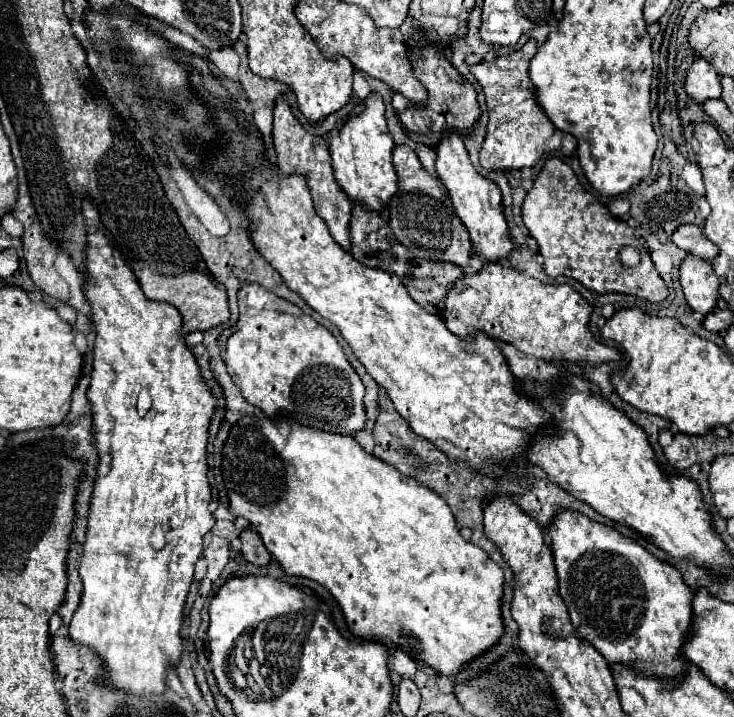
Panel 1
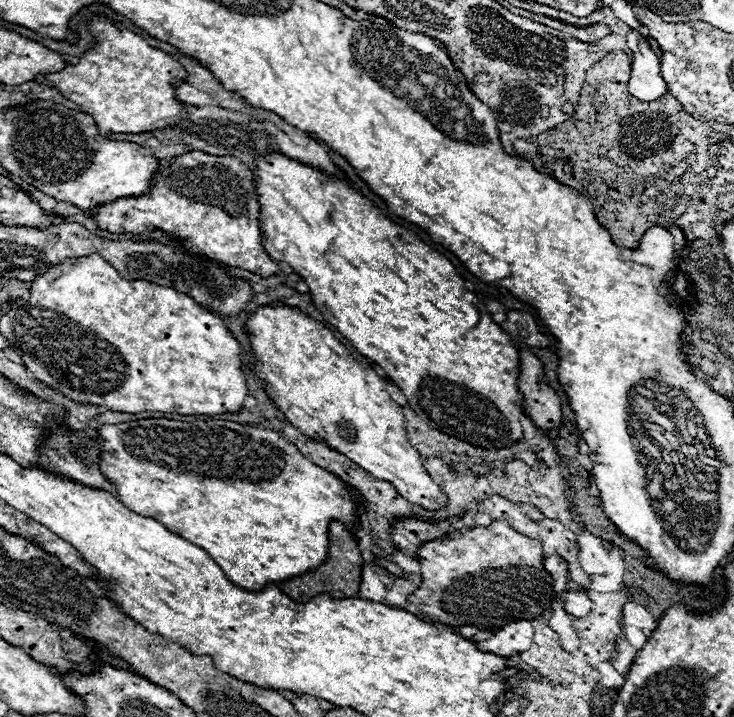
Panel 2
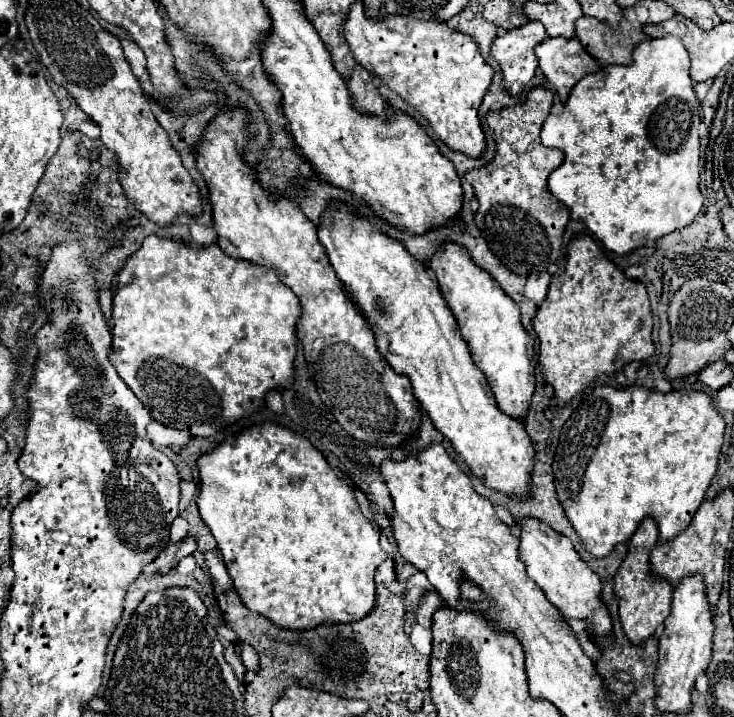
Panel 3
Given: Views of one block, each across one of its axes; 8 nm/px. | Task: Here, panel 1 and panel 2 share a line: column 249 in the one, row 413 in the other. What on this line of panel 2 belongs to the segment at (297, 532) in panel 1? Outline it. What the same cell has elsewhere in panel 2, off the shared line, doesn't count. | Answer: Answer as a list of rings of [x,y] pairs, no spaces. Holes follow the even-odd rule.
[[[270,152],[268,156],[256,156],[256,170],[254,170],[254,184],[256,184],[256,192],[258,192],[258,202],[260,202],[260,230],[262,230],[262,244],[264,250],[280,262],[286,262],[294,272],[298,272],[306,286],[308,292],[312,296],[312,304],[316,306],[316,310],[320,310],[320,314],[324,316],[326,322],[330,322],[332,326],[336,326],[336,330],[348,338],[352,342],[352,346],[366,358],[370,358],[372,362],[376,362],[378,366],[382,366],[388,374],[388,378],[402,390],[402,394],[406,396],[410,408],[422,418],[432,422],[430,426],[434,426],[436,430],[450,434],[458,440],[470,442],[474,446],[482,446],[482,448],[502,448],[502,446],[510,446],[514,444],[518,438],[522,438],[522,426],[520,426],[520,412],[524,410],[522,406],[522,394],[516,388],[516,380],[518,380],[518,350],[516,346],[508,340],[508,334],[502,332],[502,328],[490,318],[486,306],[464,286],[464,280],[458,276],[456,268],[448,262],[448,258],[444,258],[442,254],[438,254],[436,250],[432,250],[428,244],[424,244],[414,232],[402,228],[400,224],[394,224],[392,220],[388,220],[382,210],[368,198],[364,198],[358,190],[354,190],[348,180],[340,178],[340,176],[326,176],[322,174],[318,168],[308,166],[308,164],[300,164],[284,154],[278,152]]]

